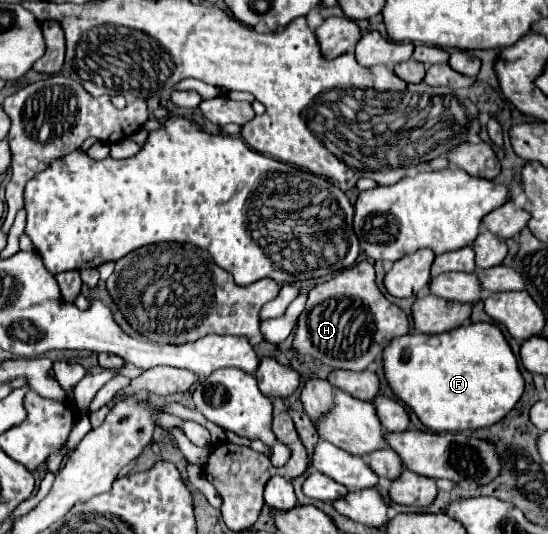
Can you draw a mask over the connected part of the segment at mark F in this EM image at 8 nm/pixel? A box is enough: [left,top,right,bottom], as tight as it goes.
[382,323,524,433]

